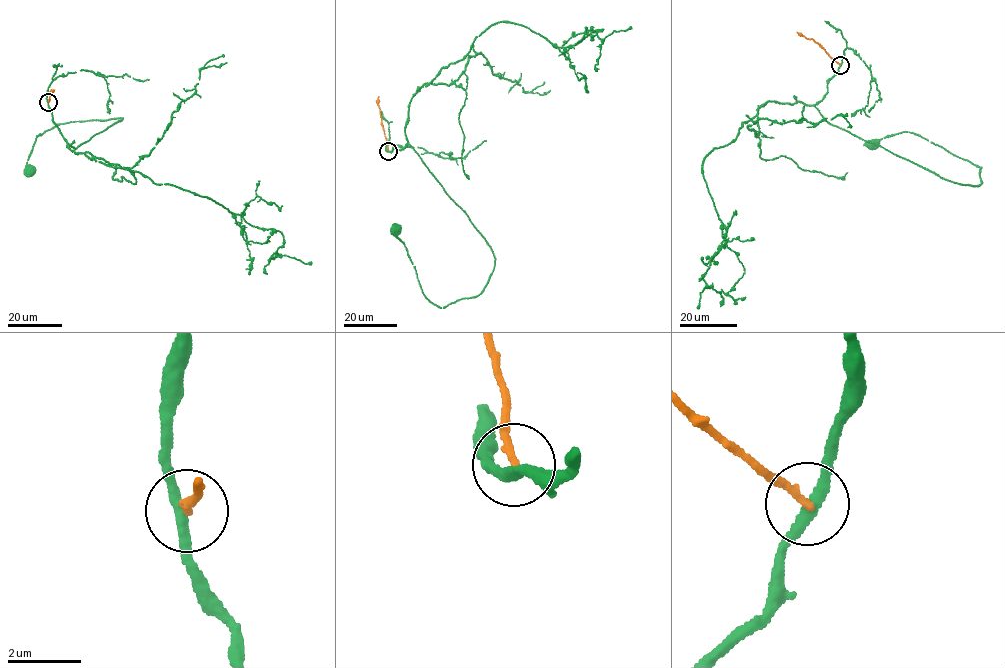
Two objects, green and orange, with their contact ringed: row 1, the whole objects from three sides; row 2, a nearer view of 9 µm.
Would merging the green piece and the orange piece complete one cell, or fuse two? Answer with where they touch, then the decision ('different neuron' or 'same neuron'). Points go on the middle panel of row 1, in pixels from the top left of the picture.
(388, 151) | different neuron

